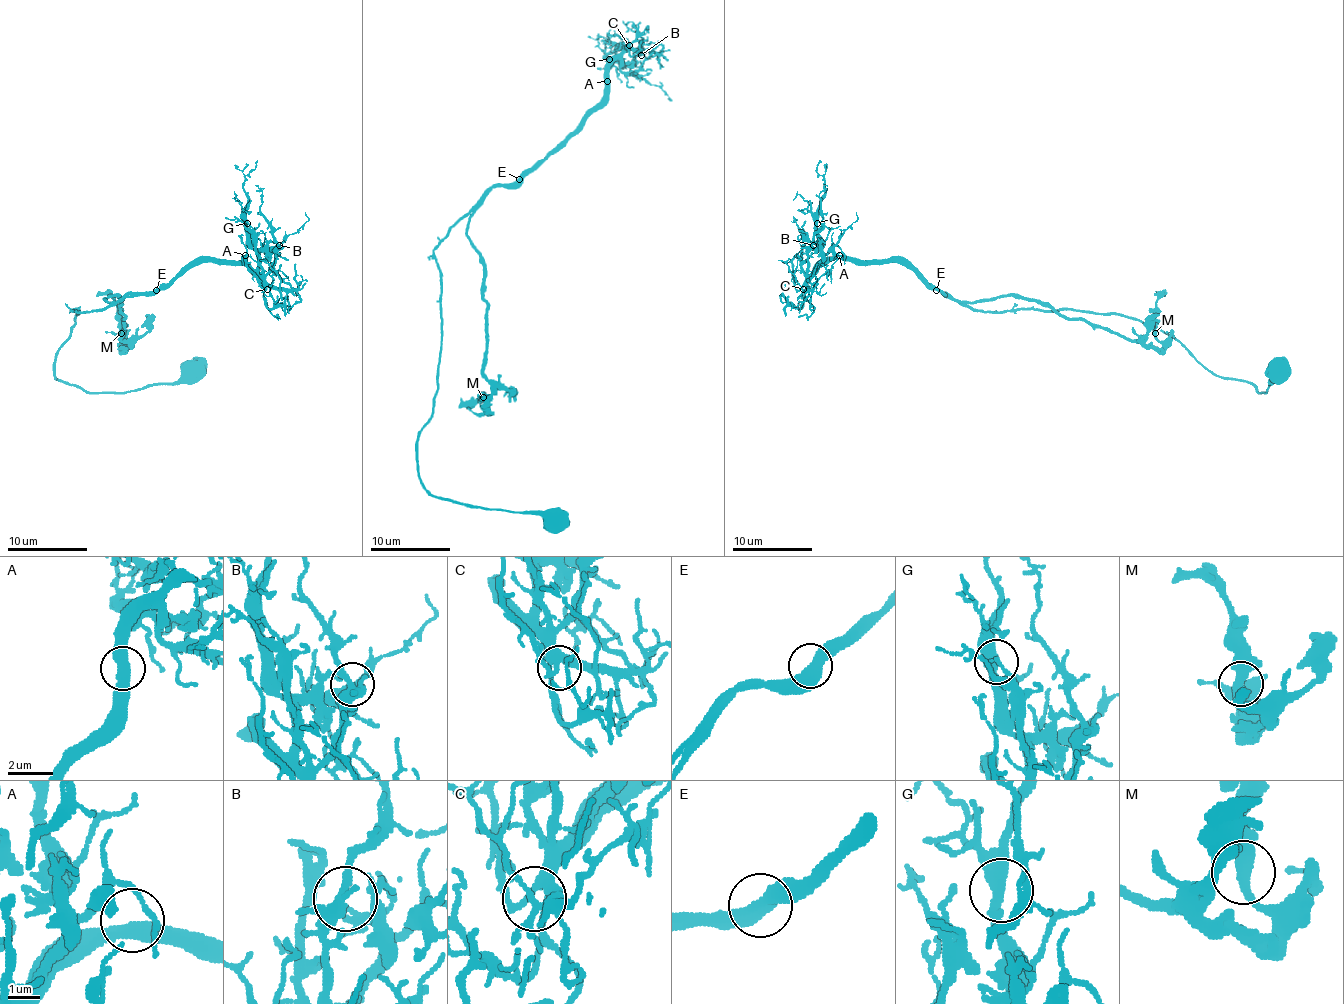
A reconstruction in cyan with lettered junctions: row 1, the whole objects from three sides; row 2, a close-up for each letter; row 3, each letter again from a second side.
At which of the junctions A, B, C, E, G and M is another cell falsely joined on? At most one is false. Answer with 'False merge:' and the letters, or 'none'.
False merge: none

